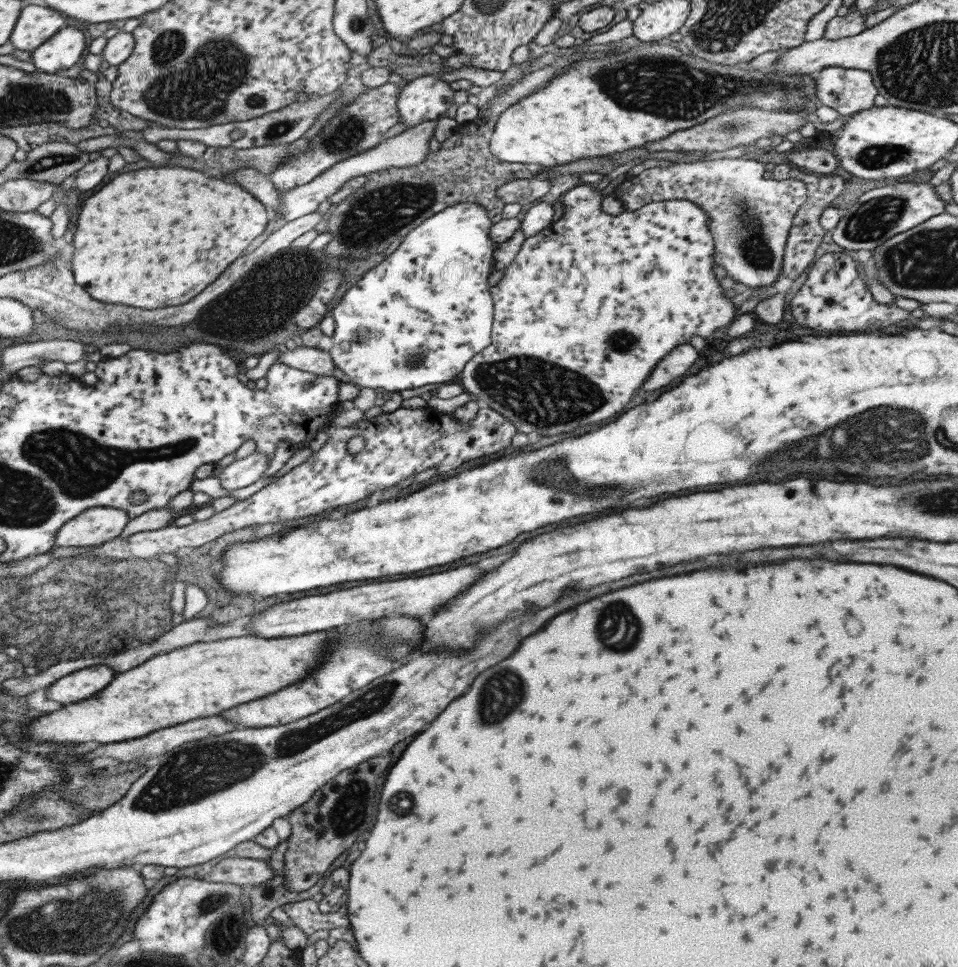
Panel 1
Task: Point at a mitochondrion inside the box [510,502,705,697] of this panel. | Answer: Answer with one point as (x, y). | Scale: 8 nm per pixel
(619, 629)

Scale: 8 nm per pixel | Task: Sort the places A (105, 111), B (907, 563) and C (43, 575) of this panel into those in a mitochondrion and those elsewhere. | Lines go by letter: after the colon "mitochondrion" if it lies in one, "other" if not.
A: other
B: other
C: mitochondrion

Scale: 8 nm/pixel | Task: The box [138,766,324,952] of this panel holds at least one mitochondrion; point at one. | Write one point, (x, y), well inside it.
(210, 905)

